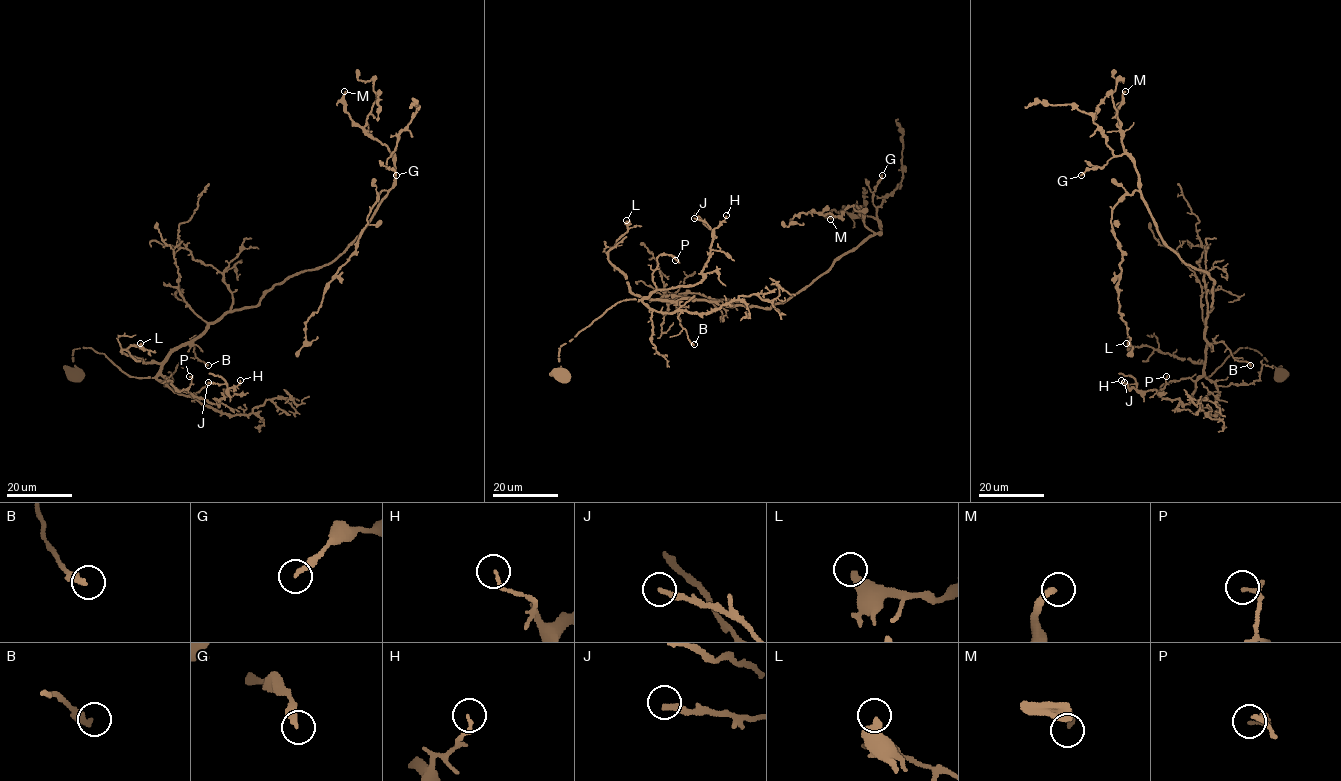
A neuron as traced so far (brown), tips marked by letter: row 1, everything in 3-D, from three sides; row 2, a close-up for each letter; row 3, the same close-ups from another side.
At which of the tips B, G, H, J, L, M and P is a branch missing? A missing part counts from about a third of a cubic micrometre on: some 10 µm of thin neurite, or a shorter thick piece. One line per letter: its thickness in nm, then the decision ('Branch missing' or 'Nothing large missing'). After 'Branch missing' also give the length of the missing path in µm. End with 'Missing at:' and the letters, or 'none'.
B: Thickness 340 nm. Nothing large missing
G: Thickness 240 nm. Nothing large missing
H: Thickness 120 nm. Nothing large missing
J: Thickness 280 nm. Nothing large missing
L: Thickness 400 nm. Branch missing. Missing length about 30 µm
M: Thickness 280 nm. Branch missing. Missing length about 15 µm
P: Thickness 170 nm. Nothing large missing
Missing at: L, M

